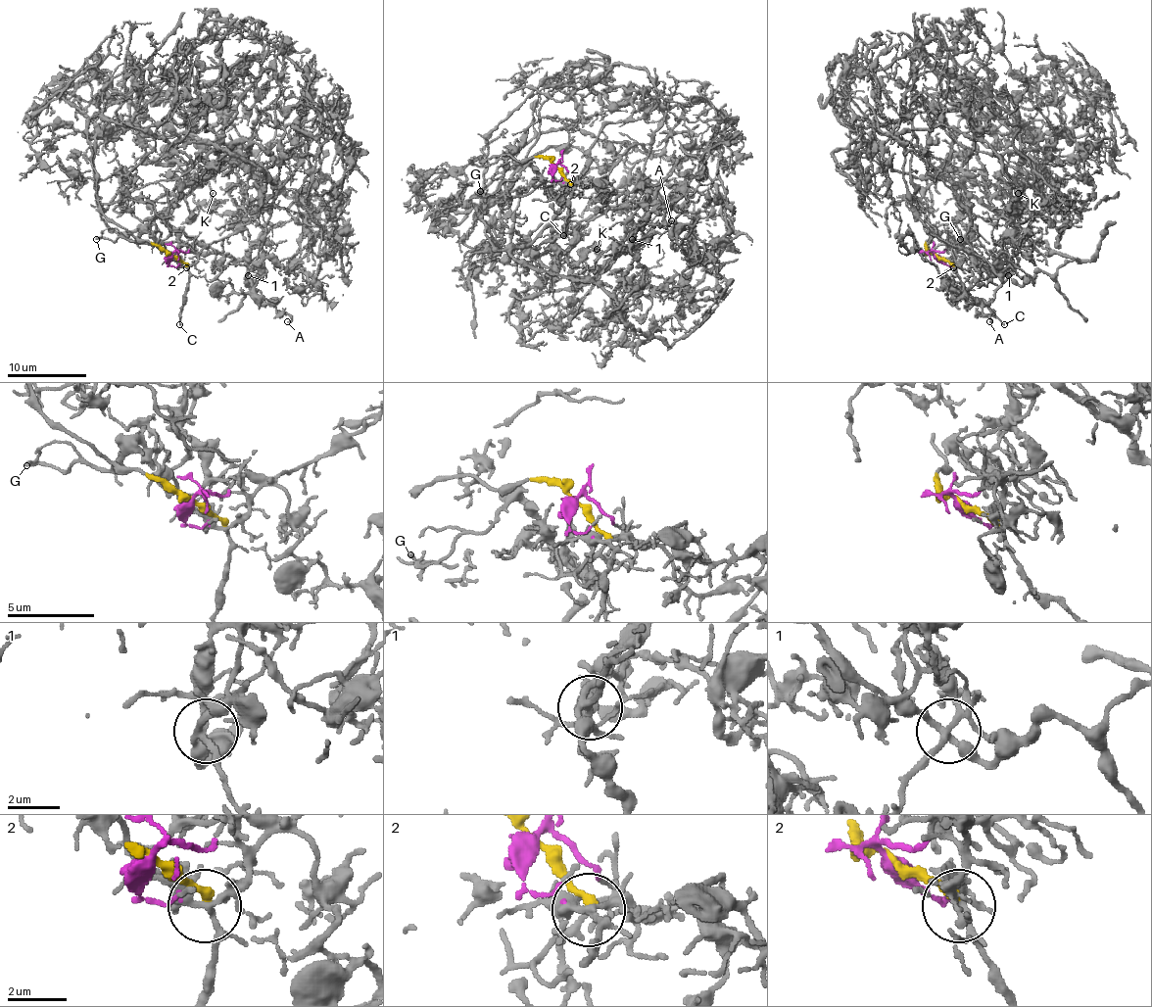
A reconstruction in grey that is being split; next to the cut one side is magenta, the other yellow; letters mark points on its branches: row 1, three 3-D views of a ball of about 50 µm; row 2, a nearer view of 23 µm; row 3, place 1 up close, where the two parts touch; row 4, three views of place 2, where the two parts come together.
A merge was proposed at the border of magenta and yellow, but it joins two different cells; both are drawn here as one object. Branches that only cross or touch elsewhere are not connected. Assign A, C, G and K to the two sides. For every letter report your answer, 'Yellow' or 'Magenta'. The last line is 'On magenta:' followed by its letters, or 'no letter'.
A: Magenta
C: Yellow
G: Magenta
K: Magenta
On magenta: A, G, K

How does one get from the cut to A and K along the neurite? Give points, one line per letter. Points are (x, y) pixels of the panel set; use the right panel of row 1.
A: (936, 256), (975, 238), (971, 222), (986, 213), (1004, 226), (1010, 273), (981, 304), (988, 321)
K: (936, 256), (934, 250), (977, 236), (975, 218), (994, 218), (1006, 209), (1021, 215), (1019, 193)

